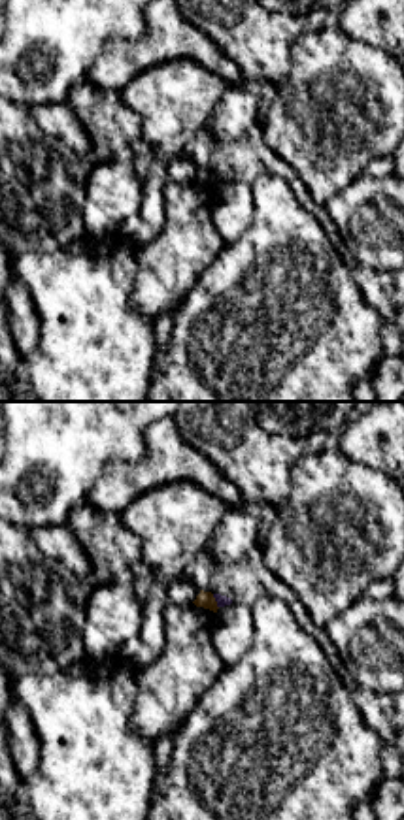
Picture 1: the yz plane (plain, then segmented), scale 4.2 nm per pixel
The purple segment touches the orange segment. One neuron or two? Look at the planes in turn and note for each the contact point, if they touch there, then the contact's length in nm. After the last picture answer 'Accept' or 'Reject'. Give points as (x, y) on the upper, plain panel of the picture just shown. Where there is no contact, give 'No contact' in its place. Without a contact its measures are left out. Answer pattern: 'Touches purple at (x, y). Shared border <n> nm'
Touches purple at (216, 178). Shared border 70 nm

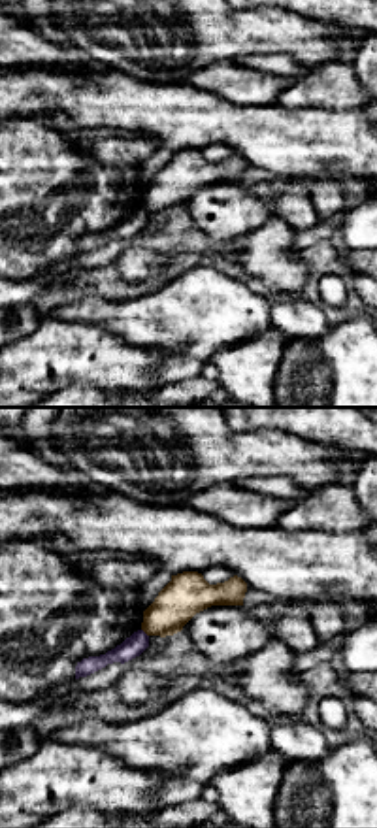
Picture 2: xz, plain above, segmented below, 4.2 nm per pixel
Touches purple at (144, 210). Shared border 50 nm

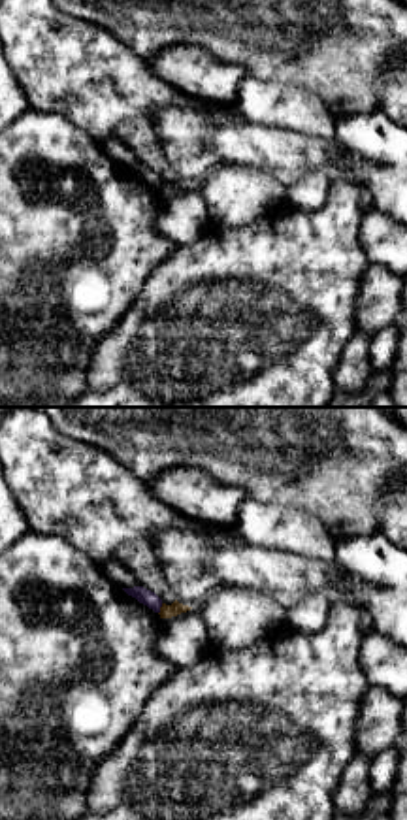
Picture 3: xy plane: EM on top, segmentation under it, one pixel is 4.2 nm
Touches purple at (159, 187). Shared border 50 nm

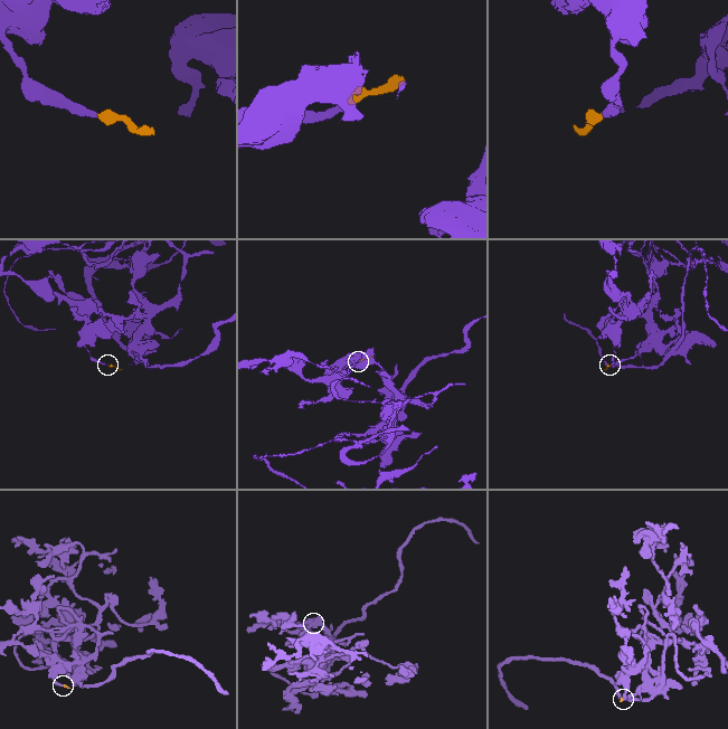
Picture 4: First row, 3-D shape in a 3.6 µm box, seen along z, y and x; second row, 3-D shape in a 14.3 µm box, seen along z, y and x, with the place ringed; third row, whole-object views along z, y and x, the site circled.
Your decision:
Reject

